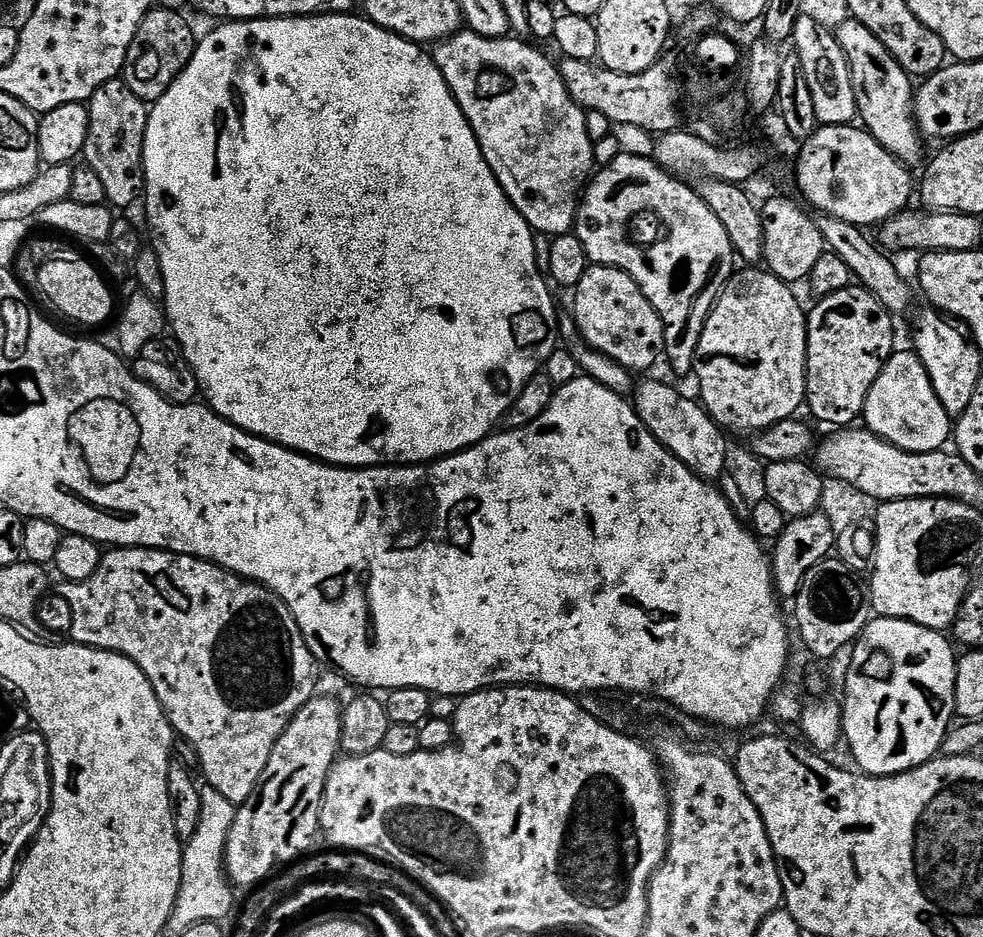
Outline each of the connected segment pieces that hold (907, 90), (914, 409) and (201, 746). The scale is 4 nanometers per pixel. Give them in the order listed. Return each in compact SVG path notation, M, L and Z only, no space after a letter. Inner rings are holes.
M851 18L842 22L838 44L852 65L852 85L856 91L859 119L864 119L863 127L893 154L914 151L922 141L922 133L914 119L913 77L888 53L884 43L862 26L862 22Z
M893 351L884 363L876 385L872 387L872 395L864 403L862 420L865 425L872 426L876 420L877 408L885 416L884 424L888 427L879 429L878 434L883 440L888 440L907 452L939 452L947 445L944 444L947 440L949 443L953 439L954 420L948 415L946 406L938 402L938 394L934 394L926 366L922 366L915 351L907 351Z
M113 547L111 550L105 551L100 558L100 565L97 566L96 573L88 580L84 580L80 583L69 583L67 587L63 589L63 595L69 600L70 609L73 611L73 624L70 631L70 636L77 644L88 644L91 648L105 648L108 652L116 652L119 656L125 656L134 661L142 670L142 674L146 674L146 678L150 682L150 686L154 690L154 694L159 698L160 705L164 707L164 711L168 714L168 720L171 722L173 729L177 733L180 732L186 739L192 743L192 748L196 751L196 756L200 759L200 768L204 771L206 784L212 787L214 790L222 794L222 797L229 800L234 806L245 804L252 797L252 791L256 788L260 782L260 775L266 770L268 765L268 759L270 754L274 750L274 746L278 742L278 738L286 730L286 726L292 721L293 716L296 715L298 709L302 706L306 706L306 702L311 700L316 688L316 668L318 668L318 662L312 656L312 652L306 646L306 642L302 638L302 634L298 630L298 622L294 622L292 617L292 611L284 605L282 598L278 598L272 593L269 588L265 588L262 584L256 584L253 580L245 580L242 576L235 576L232 572L228 572L224 568L218 567L216 564L212 564L209 560L199 560L197 556L179 556L176 552L161 552L159 548L117 548Z

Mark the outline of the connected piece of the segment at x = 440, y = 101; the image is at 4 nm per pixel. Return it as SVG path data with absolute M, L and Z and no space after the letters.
M317 14L317 15L315 15L315 16L277 16L277 17L275 17L275 18L265 18L265 19L262 19L262 20L233 20L233 21L231 21L231 22L224 22L224 23L221 23L221 24L220 24L220 25L219 25L219 26L216 26L216 27L220 27L220 28L216 28L216 29L214 29L214 30L213 30L213 32L212 32L212 33L210 33L210 34L209 34L209 36L208 36L208 37L206 37L206 38L205 38L205 40L204 40L204 37L203 37L203 39L201 39L201 40L200 40L200 41L199 41L199 43L197 43L197 46L196 46L196 52L195 52L195 53L194 53L194 55L192 55L192 60L191 60L191 61L190 61L190 63L189 63L189 64L188 64L188 65L187 65L187 66L186 66L186 67L184 67L184 70L183 70L183 72L181 72L181 74L180 74L180 77L179 77L179 78L178 78L178 79L176 79L176 80L175 80L175 81L174 81L174 82L173 82L173 84L172 84L172 85L170 85L170 86L169 86L169 87L168 87L168 88L166 88L166 89L164 89L164 93L163 93L163 94L162 94L162 95L161 95L161 96L160 96L160 97L159 97L159 98L158 98L158 99L157 99L157 100L156 100L156 101L155 101L155 103L153 103L153 104L152 104L152 105L151 105L151 108L150 108L150 111L149 111L149 113L148 113L148 126L147 126L147 128L146 128L146 138L145 138L145 139L144 139L144 188L145 188L145 189L146 189L146 193L147 193L147 192L148 192L148 224L149 224L149 226L150 226L150 227L152 227L152 236L153 236L153 238L154 238L154 239L156 239L156 243L154 243L154 249L155 249L155 251L156 251L156 254L157 254L157 258L158 258L158 260L159 260L159 262L160 262L160 264L161 264L161 274L162 274L162 278L163 278L163 279L164 279L164 282L165 282L165 294L164 294L164 297L163 297L163 299L162 299L162 307L163 307L163 309L164 309L164 311L165 311L165 313L166 313L166 320L167 320L167 323L168 323L168 324L169 324L169 325L170 325L170 332L173 332L173 334L174 334L174 335L176 335L176 340L177 340L177 342L178 342L178 343L180 343L180 348L181 348L181 350L182 350L182 351L184 351L184 356L185 356L185 358L186 358L186 359L188 359L188 360L189 360L189 361L188 361L188 360L185 360L185 361L187 361L187 363L188 363L188 364L189 364L189 365L190 365L190 367L191 367L191 369L192 369L192 371L193 371L193 372L195 372L195 374L196 374L196 382L197 382L197 385L198 385L198 388L199 388L199 391L200 391L200 392L201 392L201 393L202 393L202 396L205 396L205 398L204 398L204 397L203 397L203 399L204 399L204 400L205 400L205 401L206 401L206 404L207 404L207 407L209 407L209 408L211 408L211 409L212 409L212 411L214 411L214 412L217 412L217 413L218 413L218 414L219 414L219 416L221 416L221 417L222 417L222 419L223 419L223 420L228 420L228 421L229 421L229 422L230 422L230 423L232 423L232 424L233 424L233 425L234 425L234 426L238 426L238 427L239 427L239 428L240 428L240 429L242 429L242 431L243 431L243 432L248 432L248 433L249 433L249 434L251 434L251 435L252 435L252 436L261 436L261 438L263 438L263 440L268 440L268 441L270 441L270 442L271 442L271 444L280 444L280 445L282 445L282 446L283 446L283 448L290 448L290 449L292 449L292 451L293 451L293 452L302 452L302 453L304 453L304 455L305 455L305 456L310 456L310 457L312 457L312 459L313 459L313 460L323 460L323 461L324 461L324 463L325 463L325 464L334 464L334 465L336 465L336 467L338 467L338 468L375 468L375 467L377 467L377 466L396 466L396 465L400 465L400 466L407 466L407 465L410 465L410 464L427 464L427 463L429 463L429 462L431 462L431 461L433 461L433 460L438 460L438 459L441 459L441 458L443 458L443 457L445 457L445 456L452 456L452 455L453 455L453 454L454 454L454 453L455 453L455 452L462 452L462 451L464 451L464 449L465 449L465 448L472 448L472 447L473 447L473 446L475 446L475 445L476 445L476 444L481 444L481 443L482 443L482 441L484 441L484 439L486 439L486 437L488 437L488 436L490 436L490 435L493 435L493 432L494 432L494 429L495 429L495 428L496 428L496 427L497 427L497 425L499 425L499 424L500 424L500 423L501 423L501 421L503 421L503 419L504 419L504 417L505 417L505 416L507 416L507 415L508 415L508 411L509 411L509 410L510 410L510 409L512 409L512 403L514 403L514 401L515 401L515 400L517 400L517 399L518 399L518 398L519 398L519 396L520 396L520 395L521 395L521 394L522 394L522 390L523 390L523 389L524 389L524 387L526 387L526 385L527 385L527 384L528 384L528 383L530 383L530 381L531 381L531 380L532 380L532 378L533 378L533 376L535 376L535 375L537 375L537 373L539 373L539 372L540 372L540 371L541 371L541 369L543 369L543 368L540 368L540 367L542 367L542 366L543 366L543 364L544 364L544 363L546 363L546 362L547 362L547 360L548 360L548 359L550 359L550 358L551 358L551 356L552 356L552 351L554 351L554 350L555 350L555 348L556 348L556 339L558 339L558 338L559 338L559 336L560 336L560 320L559 320L559 318L558 318L558 317L556 317L556 300L555 300L555 298L554 298L554 297L552 297L552 292L551 292L551 290L550 290L550 289L548 289L548 284L549 284L549 285L550 285L550 280L549 280L549 277L548 277L548 276L547 276L547 275L545 275L545 273L544 273L544 272L543 272L543 274L542 274L542 273L540 273L540 264L539 264L539 262L538 262L538 261L536 261L536 239L538 239L538 236L537 236L537 233L536 233L536 232L535 232L535 231L534 231L534 229L532 229L532 228L531 228L531 226L529 226L529 225L528 225L528 223L527 223L527 222L526 222L526 218L525 218L525 217L524 217L524 215L522 215L522 213L521 213L521 212L519 212L519 211L518 211L518 209L516 209L516 208L515 208L515 207L514 207L514 206L513 206L513 204L512 204L512 199L511 199L511 198L509 198L509 197L508 197L508 195L506 195L506 194L505 194L505 192L504 192L504 188L503 188L503 187L502 187L502 186L501 186L501 185L500 185L500 183L499 183L499 182L498 182L498 178L497 178L497 177L496 177L496 175L495 175L495 174L494 174L494 170L493 170L493 169L492 169L492 168L491 168L491 166L489 166L489 164L488 164L488 163L487 163L487 162L486 162L486 158L485 158L485 157L484 157L484 151L483 151L483 150L482 150L482 146L481 146L481 145L480 145L480 143L479 143L479 142L478 142L478 138L477 138L477 137L476 137L476 131L474 131L474 129L472 129L472 127L471 127L471 126L470 126L470 122L469 122L469 121L468 121L468 119L466 119L466 117L465 117L465 116L464 116L464 111L463 111L463 110L462 110L462 109L461 109L461 108L460 108L460 104L459 104L459 102L457 102L457 101L456 101L456 96L455 96L455 94L453 94L453 93L452 93L452 91L451 91L451 90L450 90L450 86L449 86L449 85L448 85L448 83L447 83L447 82L446 82L446 78L445 78L445 77L444 77L444 75L443 75L443 74L442 74L442 70L441 70L441 69L440 69L440 68L439 68L439 66L437 66L437 65L436 65L436 62L435 62L435 59L433 59L433 57L432 57L432 56L431 56L431 55L429 55L429 53L428 53L428 56L427 56L427 54L426 54L426 53L424 53L424 52L423 52L423 50L422 50L422 49L420 49L420 48L423 48L423 47L421 47L421 45L420 45L420 44L419 44L419 43L417 43L417 41L414 41L414 40L407 40L407 39L406 39L406 38L405 38L405 37L404 37L404 36L399 36L399 34L398 34L398 33L397 33L397 32L394 32L394 31L392 31L392 29L391 29L391 28L383 28L383 27L382 27L382 26L378 26L378 25L377 25L377 24L375 24L375 22L373 22L373 20L369 20L369 19L367 19L367 18L365 18L365 17L364 17L364 16L363 16L363 15L360 15L360 16L361 16L361 17L360 17L360 16L356 16L356 15L357 15L357 14Z

